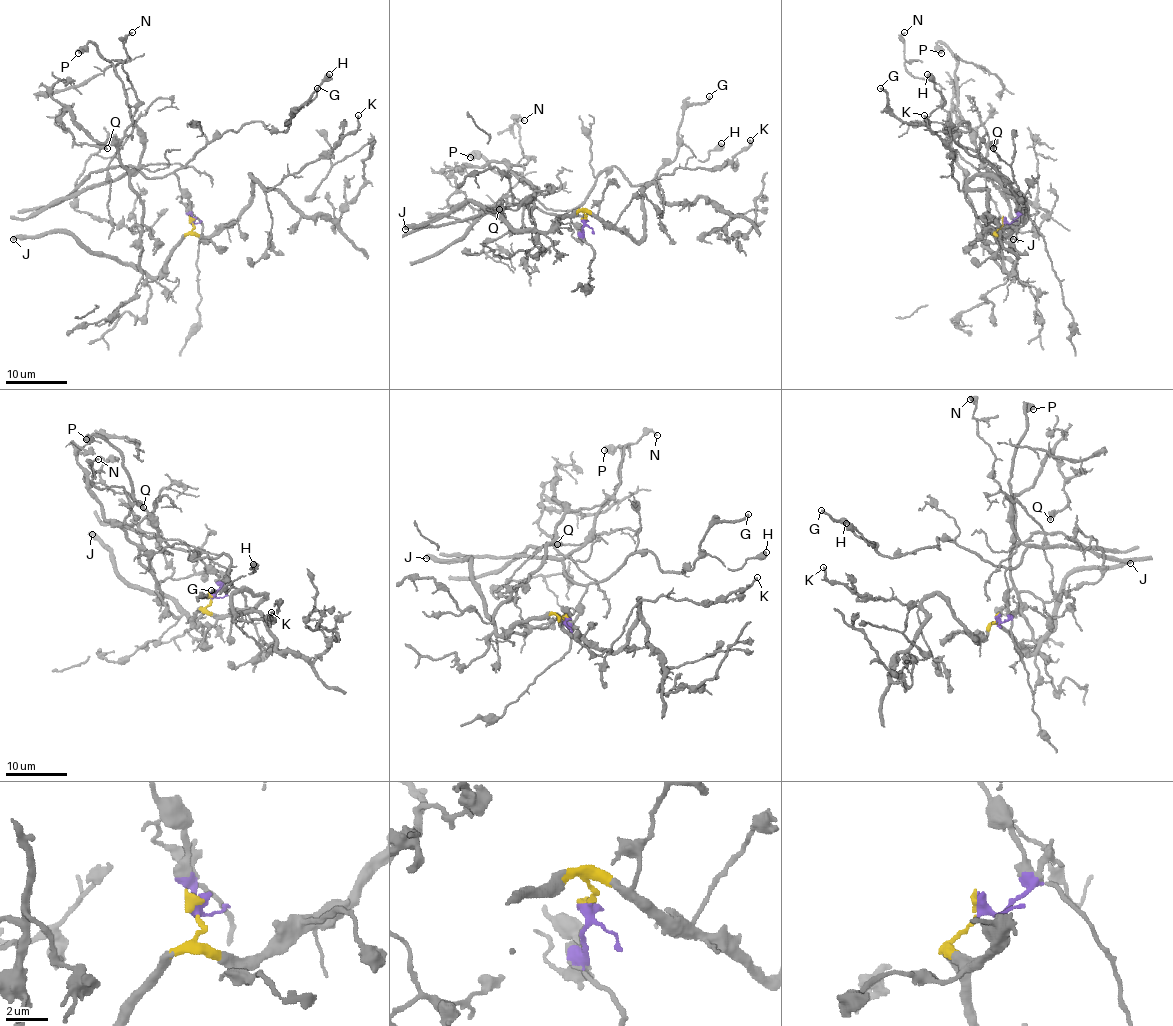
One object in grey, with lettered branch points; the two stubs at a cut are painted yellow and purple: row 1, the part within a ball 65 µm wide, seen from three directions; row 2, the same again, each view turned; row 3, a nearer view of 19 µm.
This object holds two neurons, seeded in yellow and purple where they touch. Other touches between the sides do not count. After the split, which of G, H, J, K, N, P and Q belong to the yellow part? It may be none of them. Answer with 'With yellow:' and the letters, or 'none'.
With yellow: J, K, N, Q

